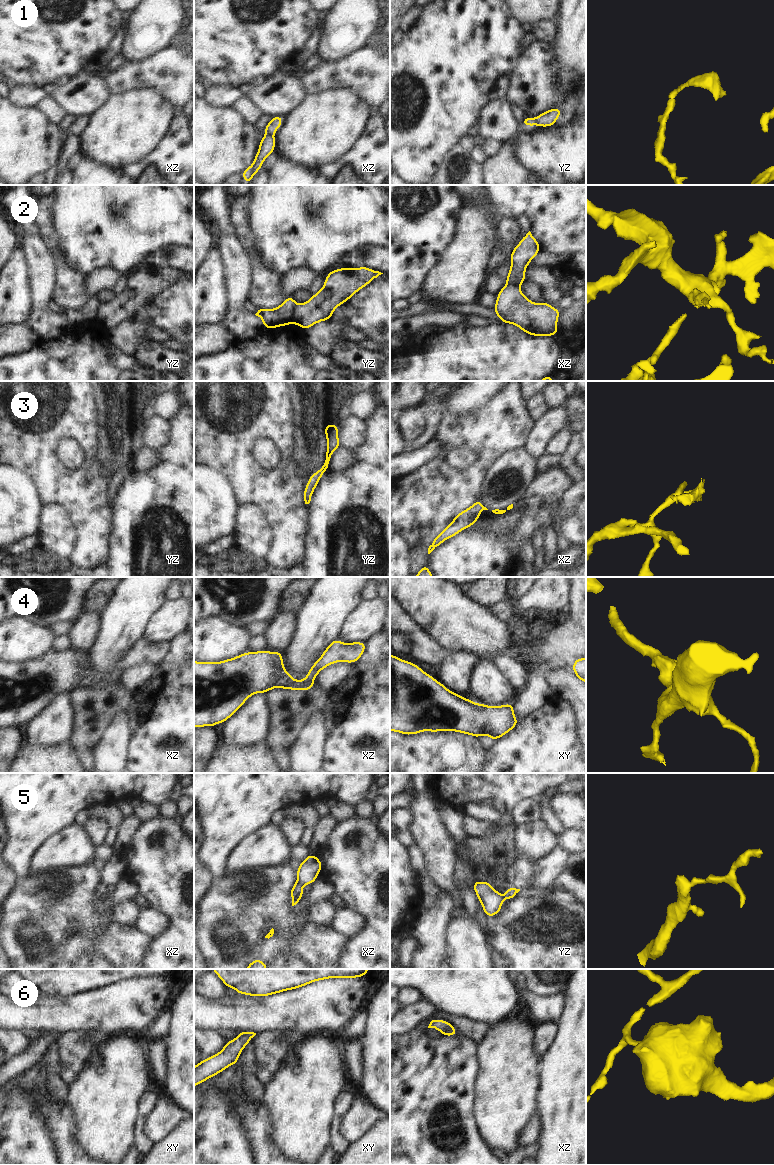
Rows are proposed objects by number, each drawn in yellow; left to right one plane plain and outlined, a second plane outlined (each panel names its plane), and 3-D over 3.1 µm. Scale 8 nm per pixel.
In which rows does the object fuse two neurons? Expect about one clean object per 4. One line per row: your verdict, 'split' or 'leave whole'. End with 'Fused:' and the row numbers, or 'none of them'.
1: split
2: split
3: split
4: split
5: leave whole
6: leave whole
Fused: 1, 2, 3, 4

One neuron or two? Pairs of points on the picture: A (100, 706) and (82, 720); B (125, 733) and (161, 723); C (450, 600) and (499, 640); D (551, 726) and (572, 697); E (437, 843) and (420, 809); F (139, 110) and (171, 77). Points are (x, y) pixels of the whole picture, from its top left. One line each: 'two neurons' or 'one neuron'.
A: one neuron
B: two neurons
C: one neuron
D: two neurons
E: one neuron
F: two neurons

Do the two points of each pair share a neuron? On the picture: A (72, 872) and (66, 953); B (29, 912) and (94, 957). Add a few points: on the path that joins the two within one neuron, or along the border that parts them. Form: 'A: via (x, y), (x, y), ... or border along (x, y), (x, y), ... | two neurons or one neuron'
A: via (69, 892), (64, 897), (64, 933) | one neuron
B: border along (75, 958), (92, 942), (106, 958) | two neurons

